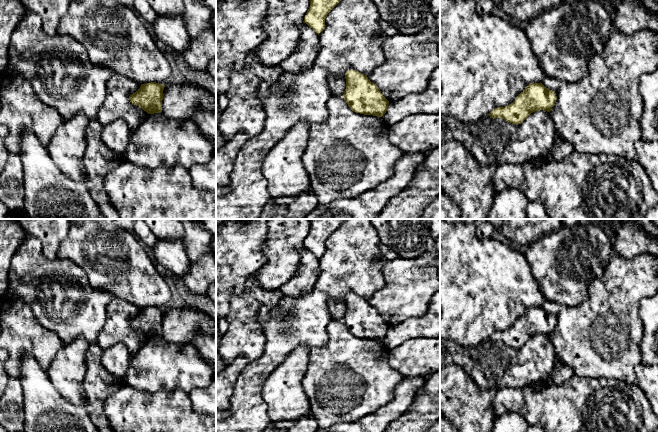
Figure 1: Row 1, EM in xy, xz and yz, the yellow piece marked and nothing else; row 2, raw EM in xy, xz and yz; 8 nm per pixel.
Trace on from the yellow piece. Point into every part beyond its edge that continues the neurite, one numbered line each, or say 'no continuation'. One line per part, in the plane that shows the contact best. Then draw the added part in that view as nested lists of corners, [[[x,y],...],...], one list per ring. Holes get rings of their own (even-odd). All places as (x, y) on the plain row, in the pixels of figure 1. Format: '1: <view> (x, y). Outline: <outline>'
no continuation

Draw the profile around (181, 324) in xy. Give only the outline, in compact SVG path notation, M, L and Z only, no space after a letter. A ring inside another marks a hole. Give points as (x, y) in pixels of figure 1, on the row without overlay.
M175 303L163 314L162 337L176 344L190 344L196 335L216 336L216 322L208 315Z

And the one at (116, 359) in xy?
M118 342L103 351L102 363L111 374L123 378L130 366L132 355L123 342Z

